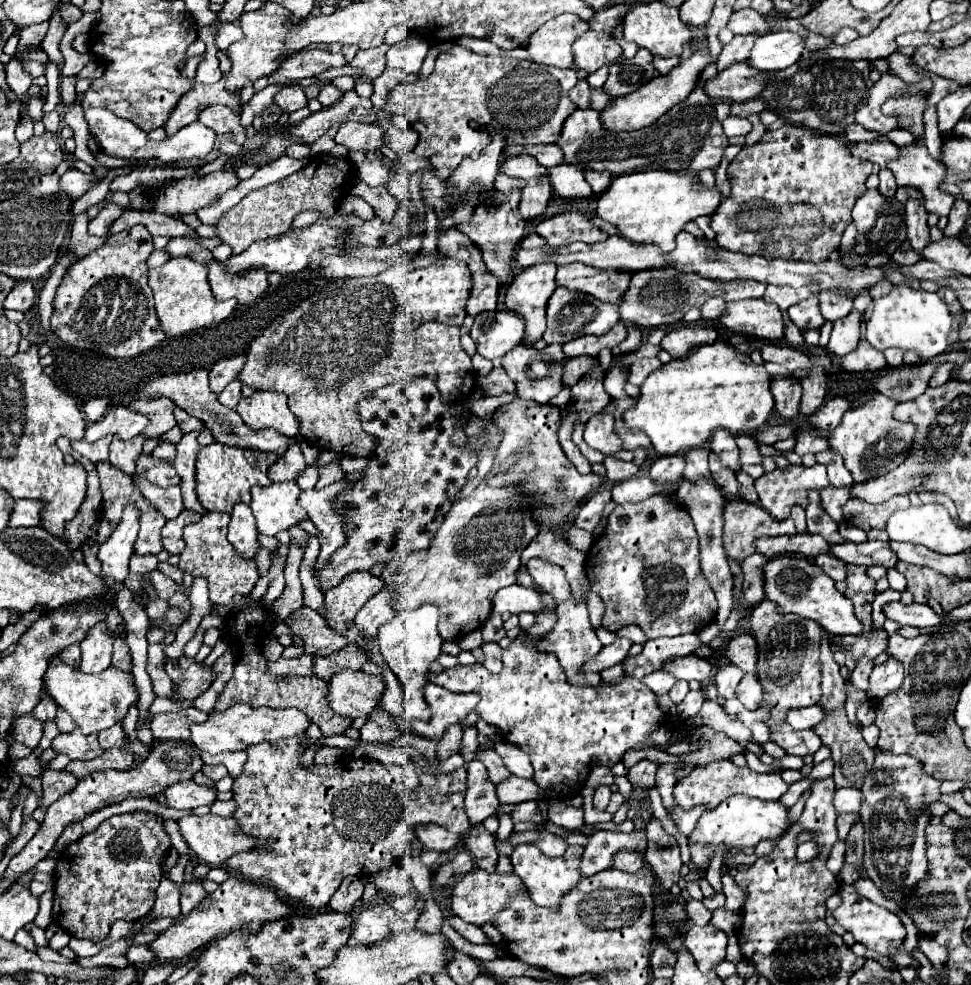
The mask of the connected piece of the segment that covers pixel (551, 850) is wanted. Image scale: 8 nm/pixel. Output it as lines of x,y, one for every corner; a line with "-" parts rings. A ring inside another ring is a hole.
538,826
538,832
540,832
540,840
536,842
536,846
540,848
540,852
544,852
546,856
562,856
566,852
568,844
562,838
546,832
544,826

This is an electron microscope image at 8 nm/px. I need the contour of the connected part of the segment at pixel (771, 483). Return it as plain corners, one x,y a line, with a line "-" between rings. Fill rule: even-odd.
816,464
812,468
790,466
788,470
774,470
760,476
754,486
760,496
758,504
770,512
772,518
784,520
790,516
792,506
808,506
808,488
822,490
828,484
824,466

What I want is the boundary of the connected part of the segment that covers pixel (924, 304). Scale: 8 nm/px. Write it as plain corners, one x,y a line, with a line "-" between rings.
896,286
888,296
874,302
872,318
866,324
866,340
880,352
894,346
902,350
914,350
920,360
930,360
946,350
952,320
954,316
936,292

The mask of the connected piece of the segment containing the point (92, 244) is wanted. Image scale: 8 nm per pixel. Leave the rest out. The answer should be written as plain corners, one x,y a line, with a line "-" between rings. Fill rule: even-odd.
86,212
78,214
74,218
74,226
72,226
72,234
70,234
70,244
68,244
68,252
74,252
76,258
86,256
90,250
98,248
100,244
104,244
104,238
98,236
90,236
86,226
88,226
90,218

